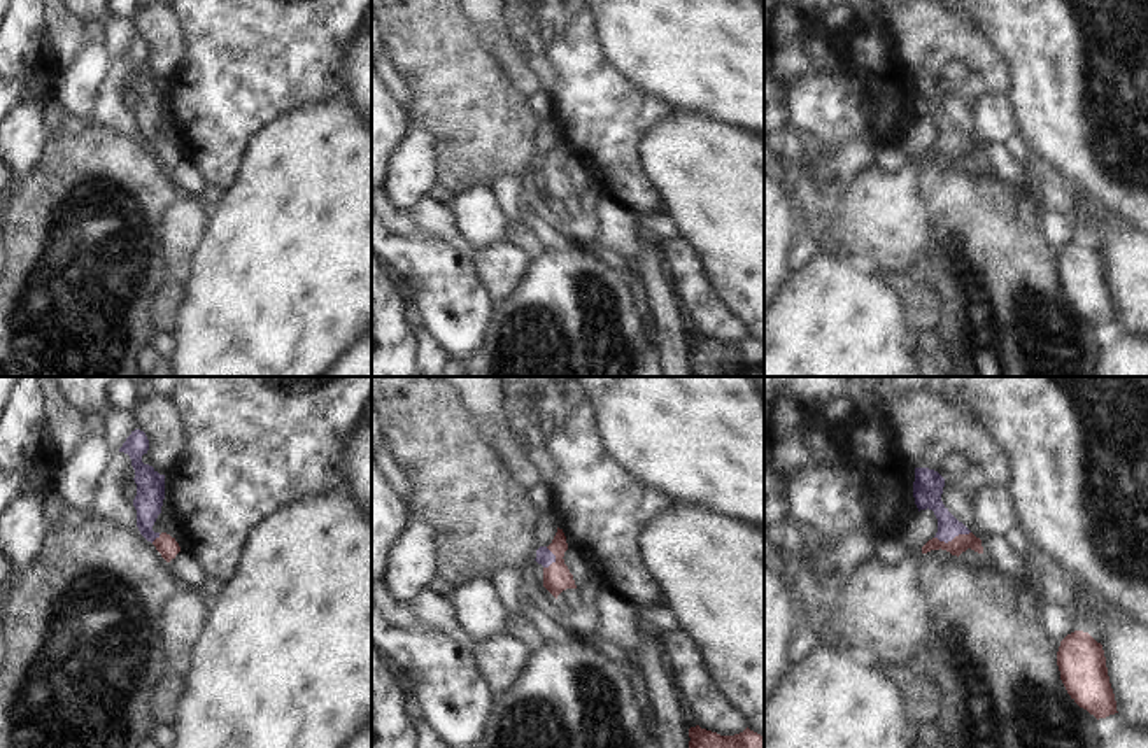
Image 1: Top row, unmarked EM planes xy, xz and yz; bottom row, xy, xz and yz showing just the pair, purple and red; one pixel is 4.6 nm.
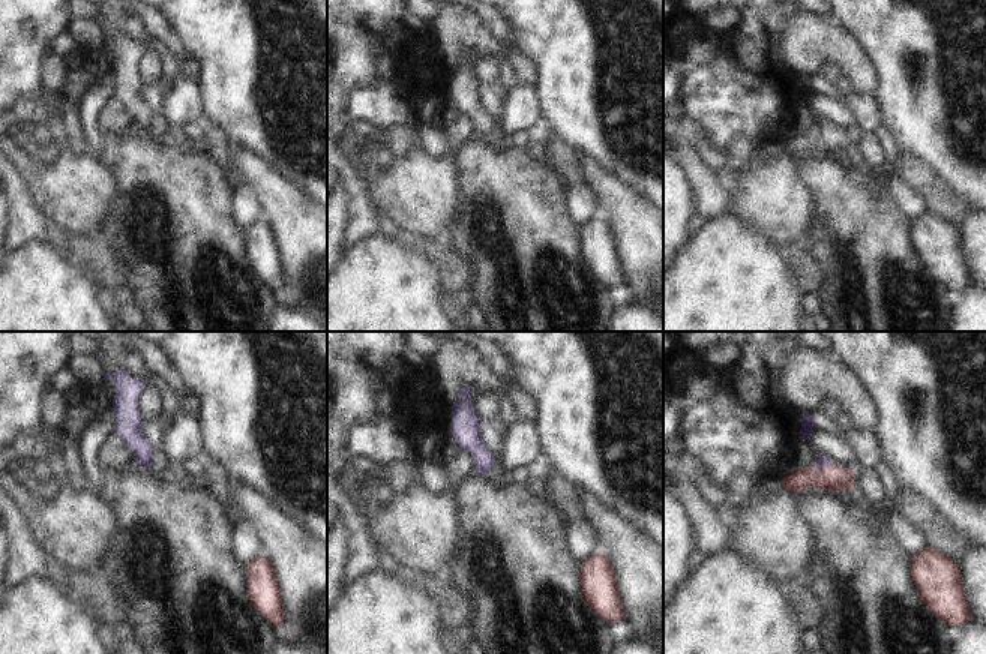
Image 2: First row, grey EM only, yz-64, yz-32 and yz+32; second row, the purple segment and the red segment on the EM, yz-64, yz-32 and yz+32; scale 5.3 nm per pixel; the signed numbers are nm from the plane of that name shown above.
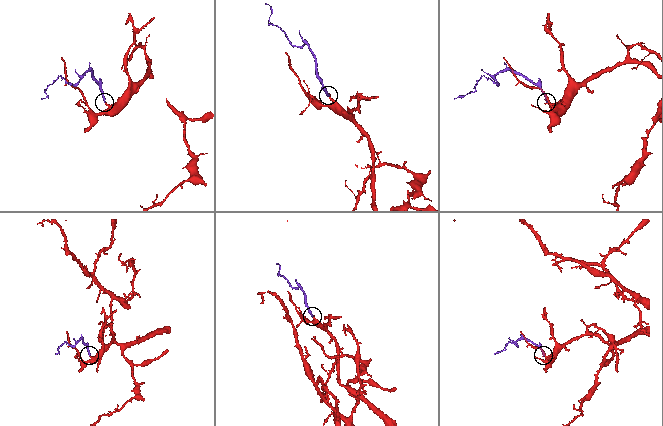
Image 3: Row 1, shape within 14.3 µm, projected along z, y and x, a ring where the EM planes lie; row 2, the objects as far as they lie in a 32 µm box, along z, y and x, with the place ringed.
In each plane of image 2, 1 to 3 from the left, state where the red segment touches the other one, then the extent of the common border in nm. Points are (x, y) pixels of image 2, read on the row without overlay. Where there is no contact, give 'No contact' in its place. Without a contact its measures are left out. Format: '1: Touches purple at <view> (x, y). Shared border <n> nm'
1: No contact
2: No contact
3: Touches purple at yz+32 (823, 131). Shared border 110 nm

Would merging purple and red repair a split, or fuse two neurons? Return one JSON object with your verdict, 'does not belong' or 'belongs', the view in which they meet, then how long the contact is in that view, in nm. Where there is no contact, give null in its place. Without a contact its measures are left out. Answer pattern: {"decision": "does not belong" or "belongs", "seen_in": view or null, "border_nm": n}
{"decision": "belongs", "seen_in": "yz", "border_nm": 170}

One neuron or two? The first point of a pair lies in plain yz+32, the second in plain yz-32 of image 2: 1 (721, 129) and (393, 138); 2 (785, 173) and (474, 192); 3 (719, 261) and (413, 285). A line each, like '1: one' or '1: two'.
1: two
2: two
3: one

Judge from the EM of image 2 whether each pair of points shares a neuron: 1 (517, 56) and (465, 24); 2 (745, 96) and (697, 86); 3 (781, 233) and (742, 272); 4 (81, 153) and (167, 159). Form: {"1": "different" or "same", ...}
{"1": "same", "2": "same", "3": "different", "4": "different"}

